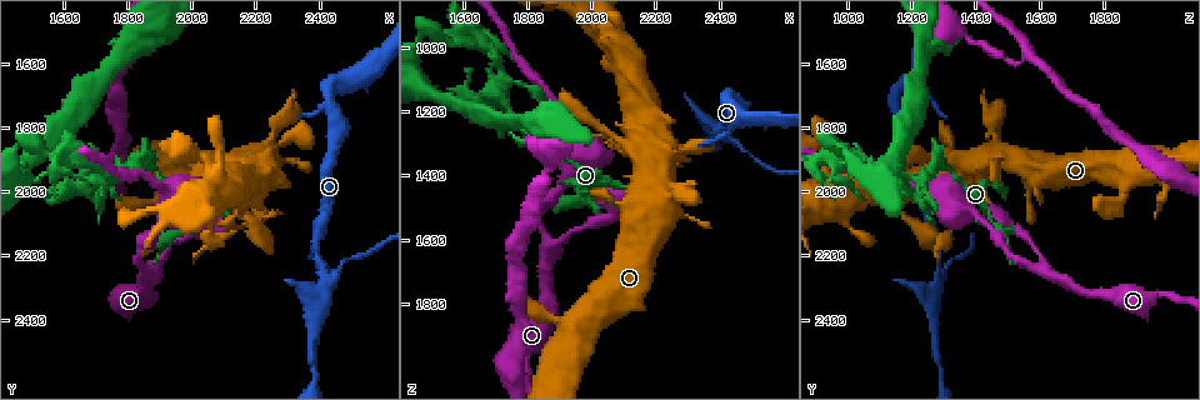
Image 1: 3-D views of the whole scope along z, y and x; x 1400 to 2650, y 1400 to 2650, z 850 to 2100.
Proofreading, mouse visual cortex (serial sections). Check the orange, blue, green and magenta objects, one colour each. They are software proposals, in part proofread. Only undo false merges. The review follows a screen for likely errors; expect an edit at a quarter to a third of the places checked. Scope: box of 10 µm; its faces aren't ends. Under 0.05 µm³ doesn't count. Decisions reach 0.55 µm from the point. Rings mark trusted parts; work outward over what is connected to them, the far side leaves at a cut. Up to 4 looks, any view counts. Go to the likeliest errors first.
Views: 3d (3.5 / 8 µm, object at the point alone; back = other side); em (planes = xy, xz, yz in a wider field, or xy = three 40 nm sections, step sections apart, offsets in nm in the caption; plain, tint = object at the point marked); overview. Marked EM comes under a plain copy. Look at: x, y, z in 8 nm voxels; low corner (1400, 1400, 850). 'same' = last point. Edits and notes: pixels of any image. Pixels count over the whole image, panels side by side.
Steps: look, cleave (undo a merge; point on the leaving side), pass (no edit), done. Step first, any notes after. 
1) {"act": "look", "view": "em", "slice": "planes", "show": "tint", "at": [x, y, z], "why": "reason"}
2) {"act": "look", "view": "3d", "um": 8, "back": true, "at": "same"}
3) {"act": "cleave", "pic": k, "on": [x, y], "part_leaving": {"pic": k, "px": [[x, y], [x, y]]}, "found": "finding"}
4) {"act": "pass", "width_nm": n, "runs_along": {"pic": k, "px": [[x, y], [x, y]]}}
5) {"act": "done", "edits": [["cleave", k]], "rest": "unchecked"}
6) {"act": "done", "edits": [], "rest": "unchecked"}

{"act": "look", "view": "3d", "um": 3.5, "at": [1730, 1950, 1160], "why": "a fork"}

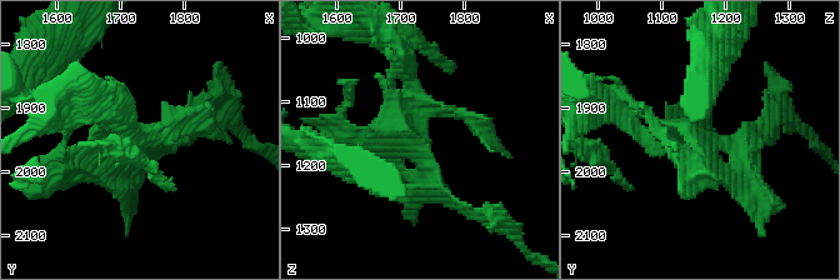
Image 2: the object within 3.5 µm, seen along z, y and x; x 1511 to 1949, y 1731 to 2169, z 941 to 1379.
{"act": "look", "view": "em", "slice": "planes", "show": "tint", "at": [1725, 1945, 1160]}

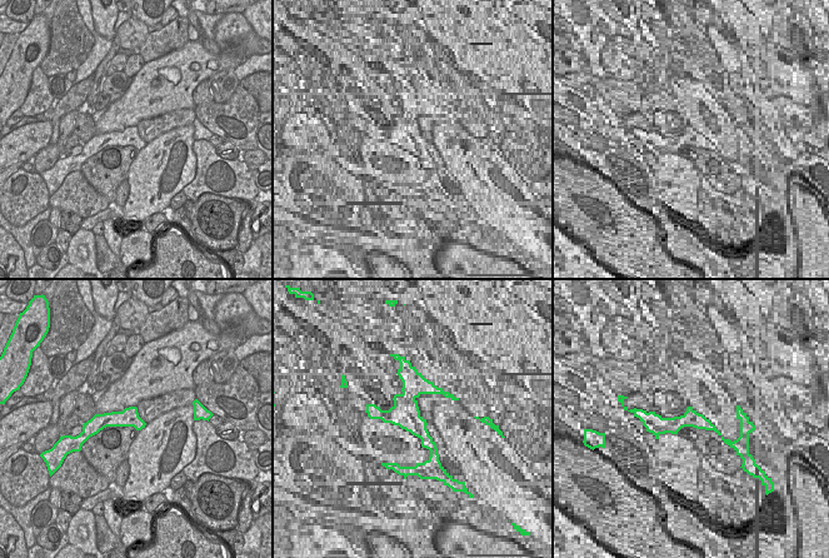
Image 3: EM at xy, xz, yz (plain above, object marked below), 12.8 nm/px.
{"act": "pass", "runs_along": {"pic": 2, "px": [[460, 205], [418, 144], [406, 68]]}, "found": "all the same cell"}

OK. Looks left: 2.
{"act": "look", "view": "3d", "um": 3.5, "at": [1480, 1850, 960], "why": "sharp bend"}

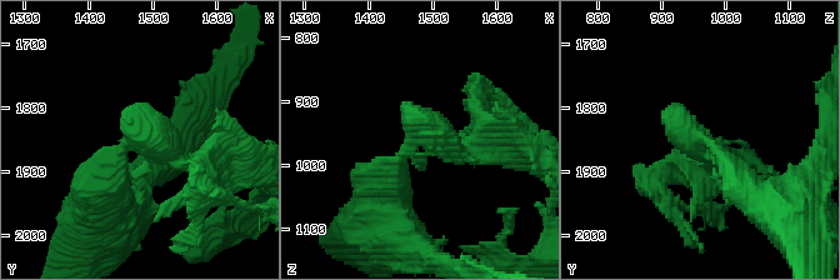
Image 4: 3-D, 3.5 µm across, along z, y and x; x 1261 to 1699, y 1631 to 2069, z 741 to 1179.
{"act": "look", "view": "em", "slice": "planes", "show": "tint", "at": [1490, 1855, 955], "why": "need the tissue"}

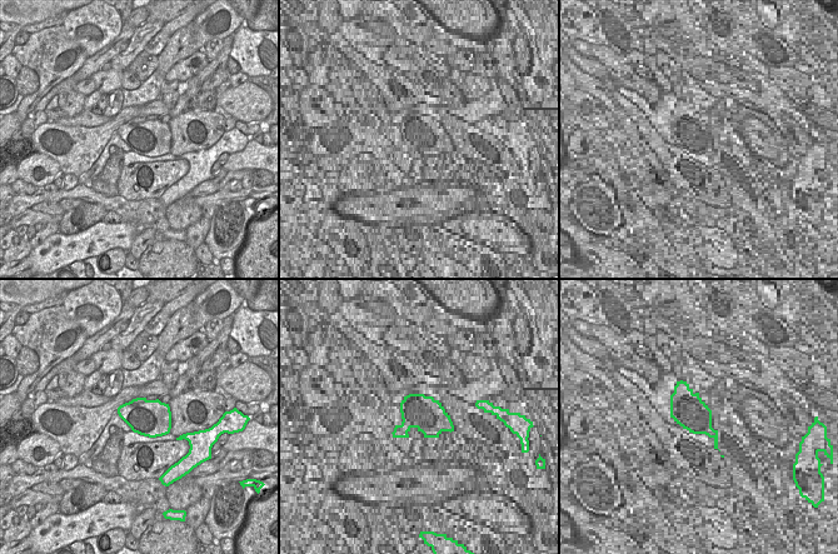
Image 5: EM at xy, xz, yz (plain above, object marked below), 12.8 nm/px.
{"act": "pass", "runs_along": {"pic": 4, "px": [[493, 150], [424, 135], [389, 186]]}, "found": "continuous, no second cell"}

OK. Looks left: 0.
{"act": "done", "edits": [], "rest": "unchecked"}

